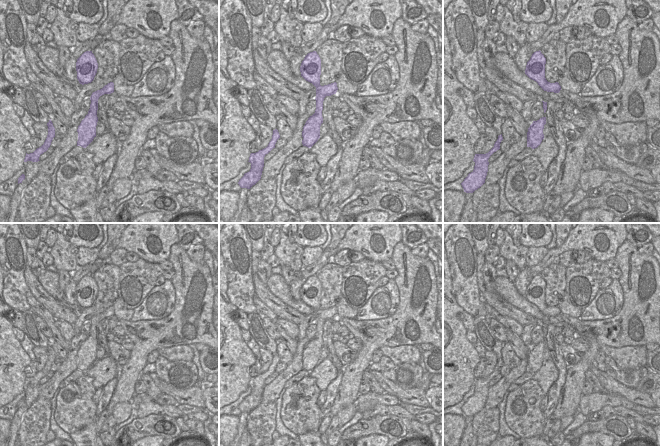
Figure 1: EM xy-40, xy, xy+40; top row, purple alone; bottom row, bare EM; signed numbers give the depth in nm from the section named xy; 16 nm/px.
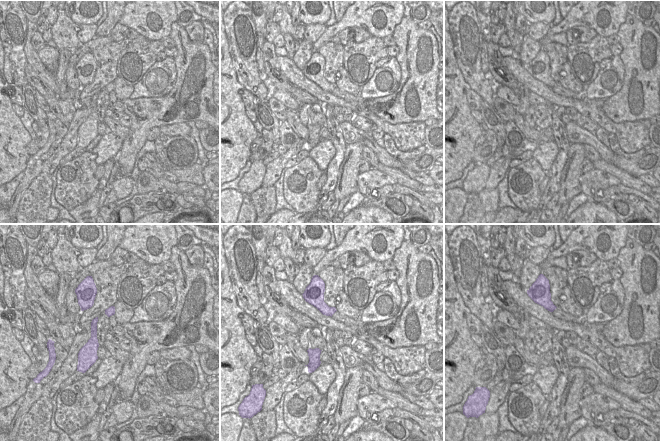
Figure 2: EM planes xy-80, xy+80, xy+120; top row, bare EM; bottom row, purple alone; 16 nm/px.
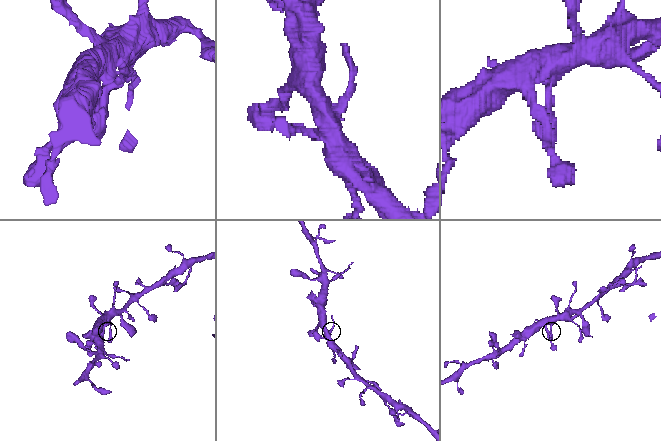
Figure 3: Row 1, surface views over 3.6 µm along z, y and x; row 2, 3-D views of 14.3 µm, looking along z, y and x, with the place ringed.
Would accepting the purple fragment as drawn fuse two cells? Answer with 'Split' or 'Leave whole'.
Leave whole

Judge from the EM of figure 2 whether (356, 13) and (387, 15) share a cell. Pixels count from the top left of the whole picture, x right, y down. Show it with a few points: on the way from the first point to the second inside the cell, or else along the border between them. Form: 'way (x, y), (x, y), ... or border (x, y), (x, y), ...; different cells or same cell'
way (366, 19), (378, 30), (383, 29), (387, 25); same cell

